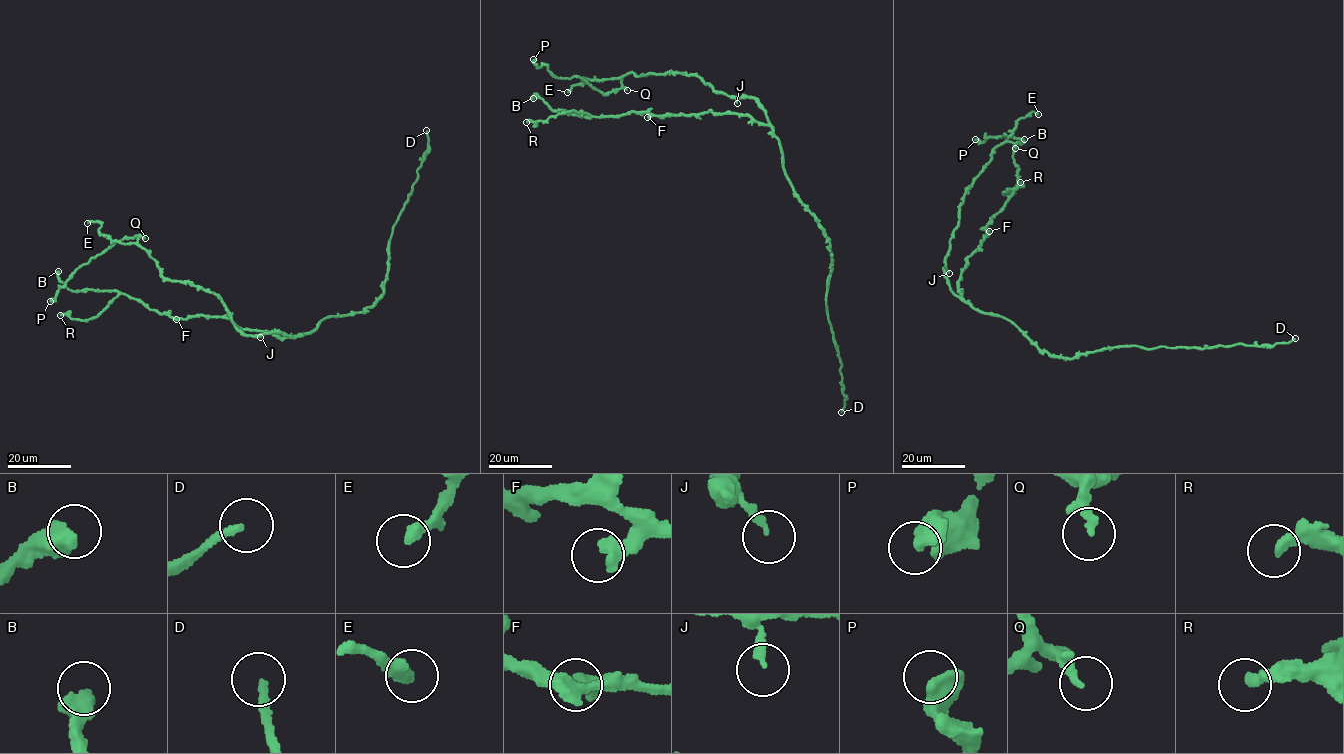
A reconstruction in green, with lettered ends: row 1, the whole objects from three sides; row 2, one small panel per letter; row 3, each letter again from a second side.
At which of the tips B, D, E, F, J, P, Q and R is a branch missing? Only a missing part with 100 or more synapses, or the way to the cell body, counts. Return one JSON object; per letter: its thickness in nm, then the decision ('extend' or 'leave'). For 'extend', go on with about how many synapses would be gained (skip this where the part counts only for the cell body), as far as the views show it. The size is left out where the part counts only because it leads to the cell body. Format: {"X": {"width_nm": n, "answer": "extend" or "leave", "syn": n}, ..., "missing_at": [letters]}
{"B": {"width_nm": 600, "answer": "leave"}, "D": {"width_nm": 200, "answer": "extend", "syn": 180}, "E": {"width_nm": 320, "answer": "leave"}, "F": {"width_nm": 440, "answer": "leave"}, "J": {"width_nm": 200, "answer": "leave"}, "P": {"width_nm": 550, "answer": "leave"}, "Q": {"width_nm": 240, "answer": "leave"}, "R": {"width_nm": 320, "answer": "leave"}, "missing_at": ["D"]}

